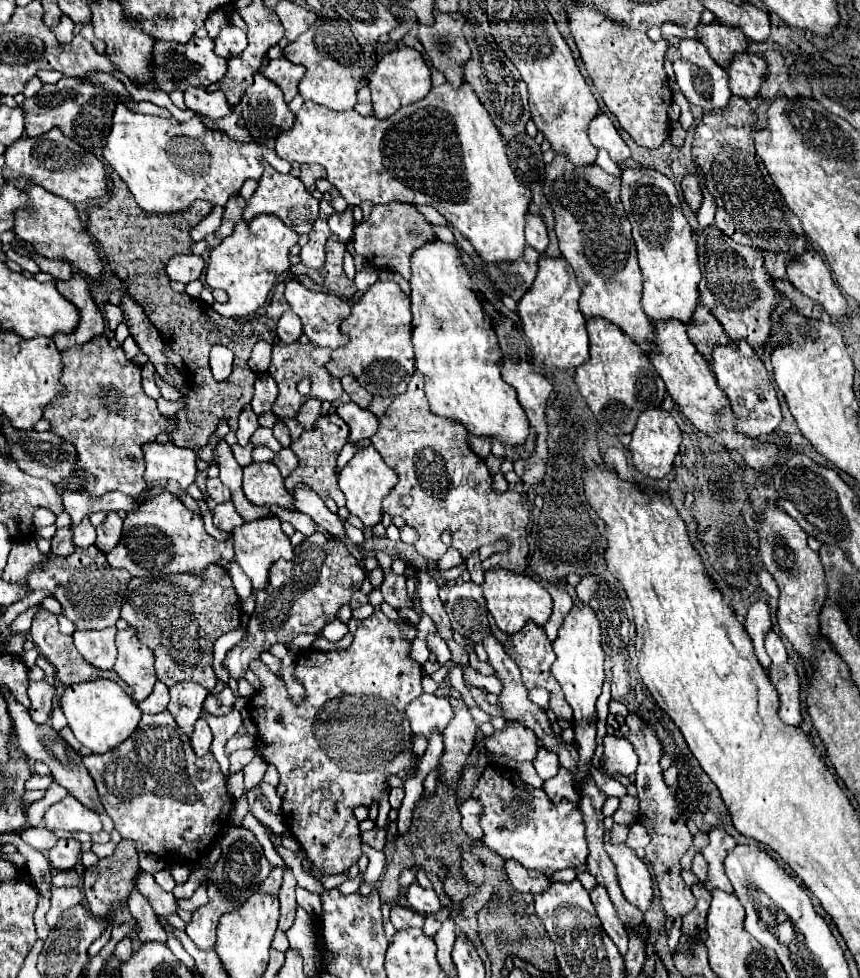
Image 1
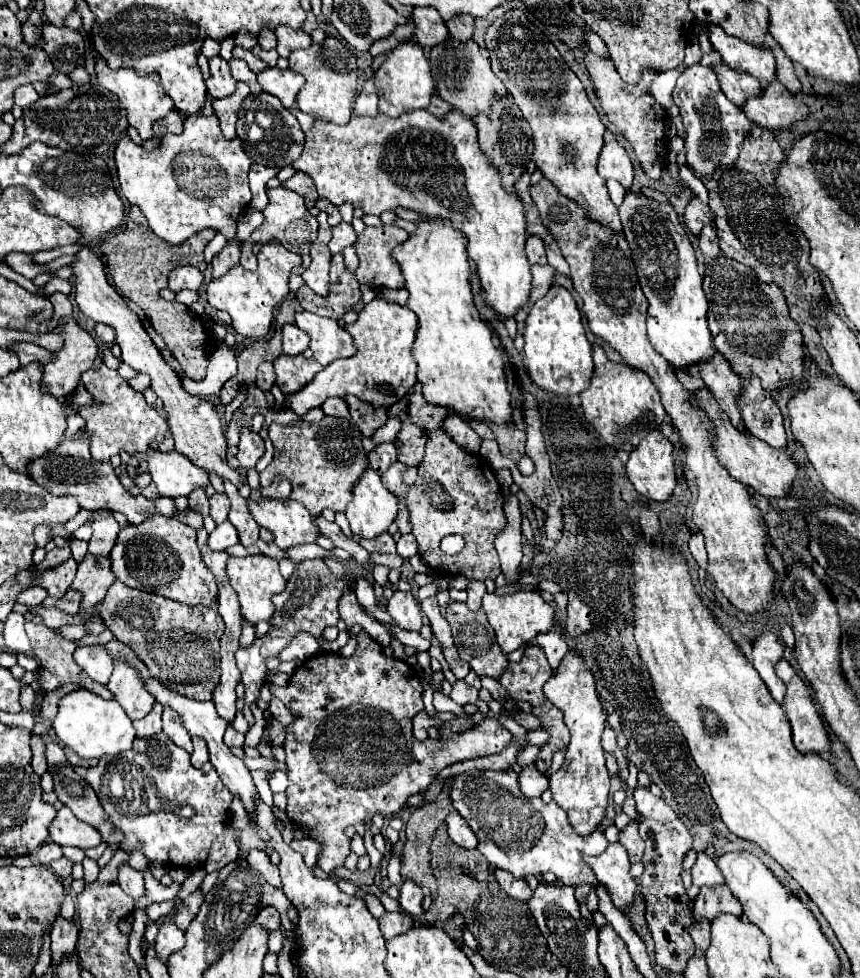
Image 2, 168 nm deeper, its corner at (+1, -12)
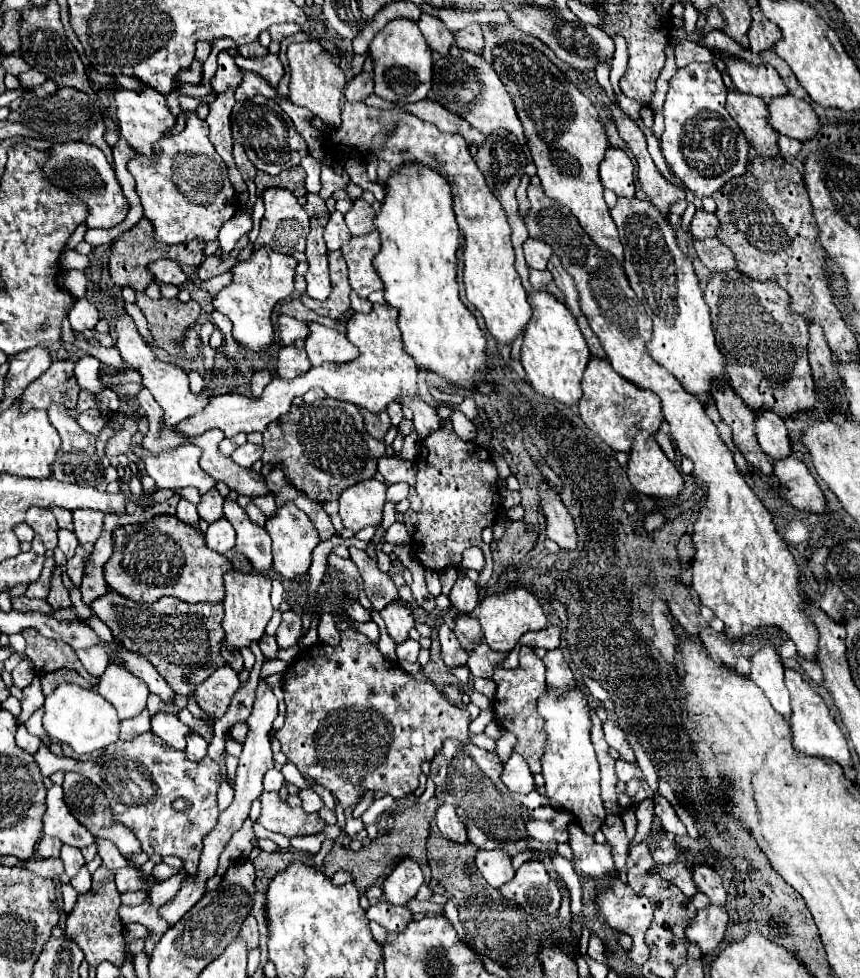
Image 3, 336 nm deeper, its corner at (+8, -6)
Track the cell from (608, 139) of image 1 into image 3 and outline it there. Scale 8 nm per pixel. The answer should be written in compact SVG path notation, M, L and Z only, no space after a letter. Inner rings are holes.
M609 146L599 166L599 176L605 188L611 188L617 196L635 196L633 186L633 162L623 148Z

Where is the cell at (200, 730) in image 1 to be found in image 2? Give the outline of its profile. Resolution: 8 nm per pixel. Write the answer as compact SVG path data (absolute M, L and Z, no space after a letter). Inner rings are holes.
M194 738L194 752L192 752L192 766L200 768L202 764L208 762L208 748L204 744L204 740Z

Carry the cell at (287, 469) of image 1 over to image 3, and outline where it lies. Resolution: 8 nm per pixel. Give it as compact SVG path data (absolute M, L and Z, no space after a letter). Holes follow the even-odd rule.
M271 492L265 496L255 496L255 498L251 498L251 502L255 502L265 516L271 516L275 512L275 498Z

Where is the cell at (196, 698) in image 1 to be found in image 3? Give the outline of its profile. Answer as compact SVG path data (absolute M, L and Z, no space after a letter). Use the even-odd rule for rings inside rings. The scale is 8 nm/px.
M157 712L151 718L151 730L177 750L185 750L185 736L191 732L175 714Z

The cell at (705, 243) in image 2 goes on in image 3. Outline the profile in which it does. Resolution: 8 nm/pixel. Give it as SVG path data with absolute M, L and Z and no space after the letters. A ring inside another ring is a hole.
M705 238L705 240L695 240L693 242L699 260L711 270L725 270L725 268L735 268L733 256L729 254L729 248L725 248L717 238Z

